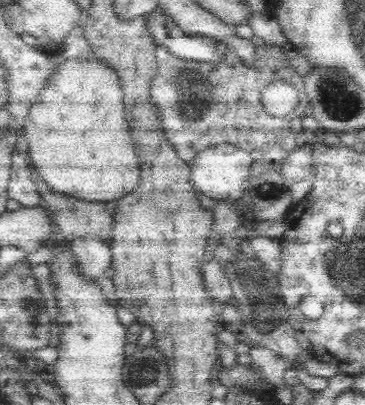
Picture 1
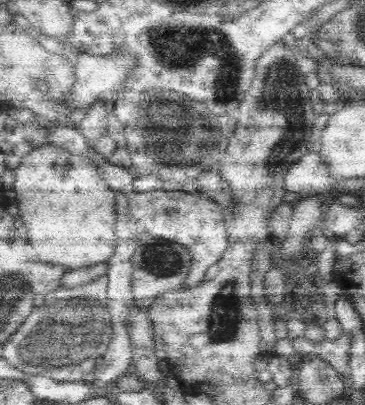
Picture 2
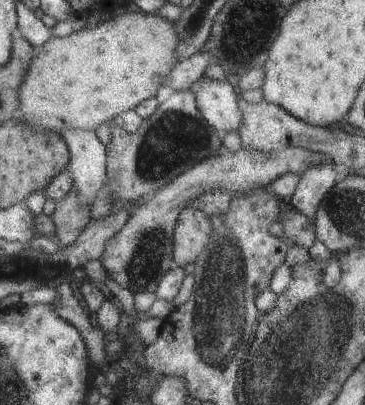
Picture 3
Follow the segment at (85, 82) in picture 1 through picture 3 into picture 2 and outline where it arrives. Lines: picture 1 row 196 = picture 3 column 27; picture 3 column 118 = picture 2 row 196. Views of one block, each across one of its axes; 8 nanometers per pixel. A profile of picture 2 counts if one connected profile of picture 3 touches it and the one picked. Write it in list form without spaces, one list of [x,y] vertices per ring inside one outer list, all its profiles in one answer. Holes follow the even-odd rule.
[[[46,142],[20,158],[12,188],[18,196],[20,216],[28,228],[38,262],[56,262],[68,270],[88,268],[112,260],[116,254],[116,190],[104,180],[92,158],[76,156],[64,144]]]

